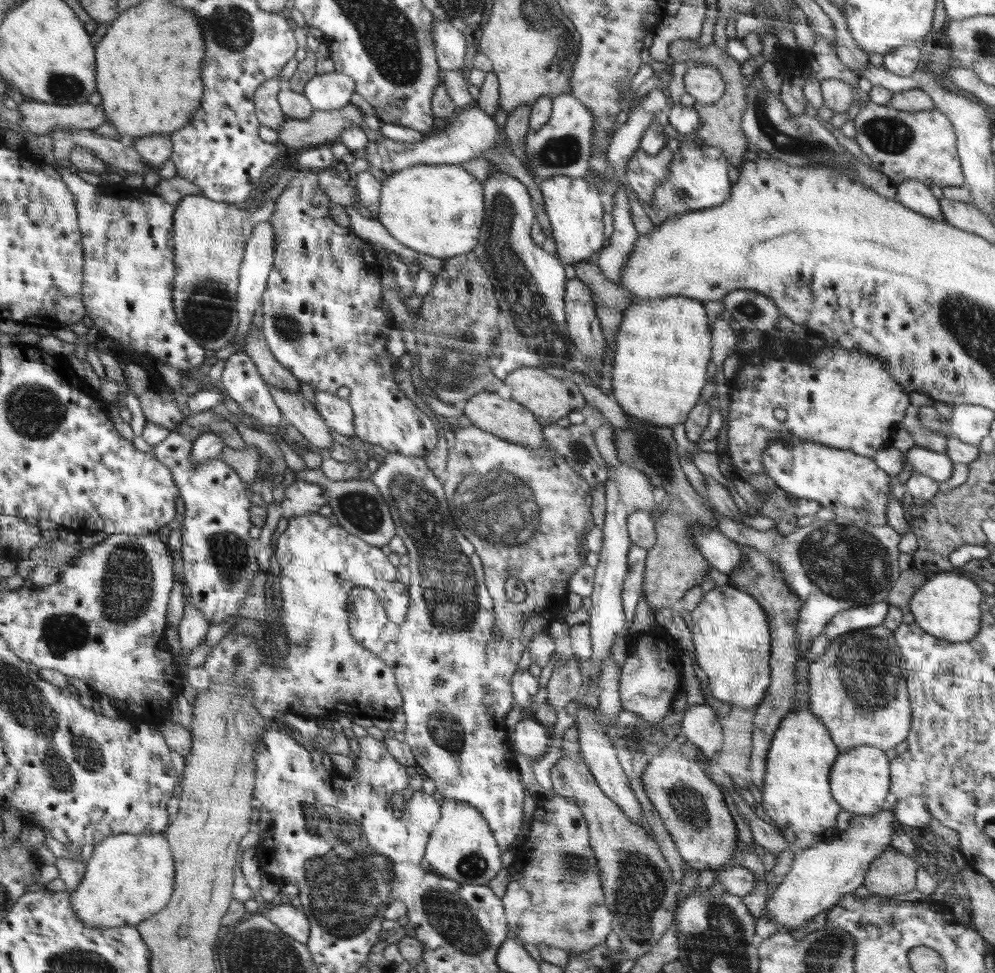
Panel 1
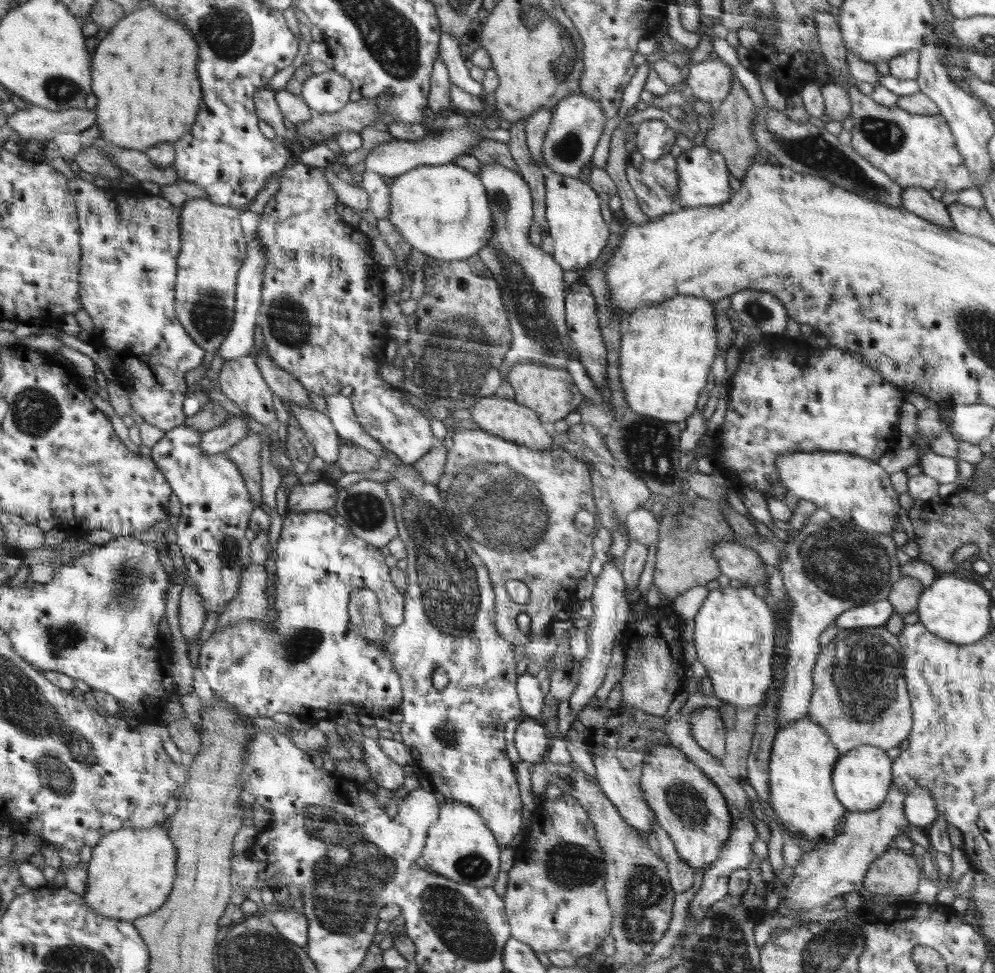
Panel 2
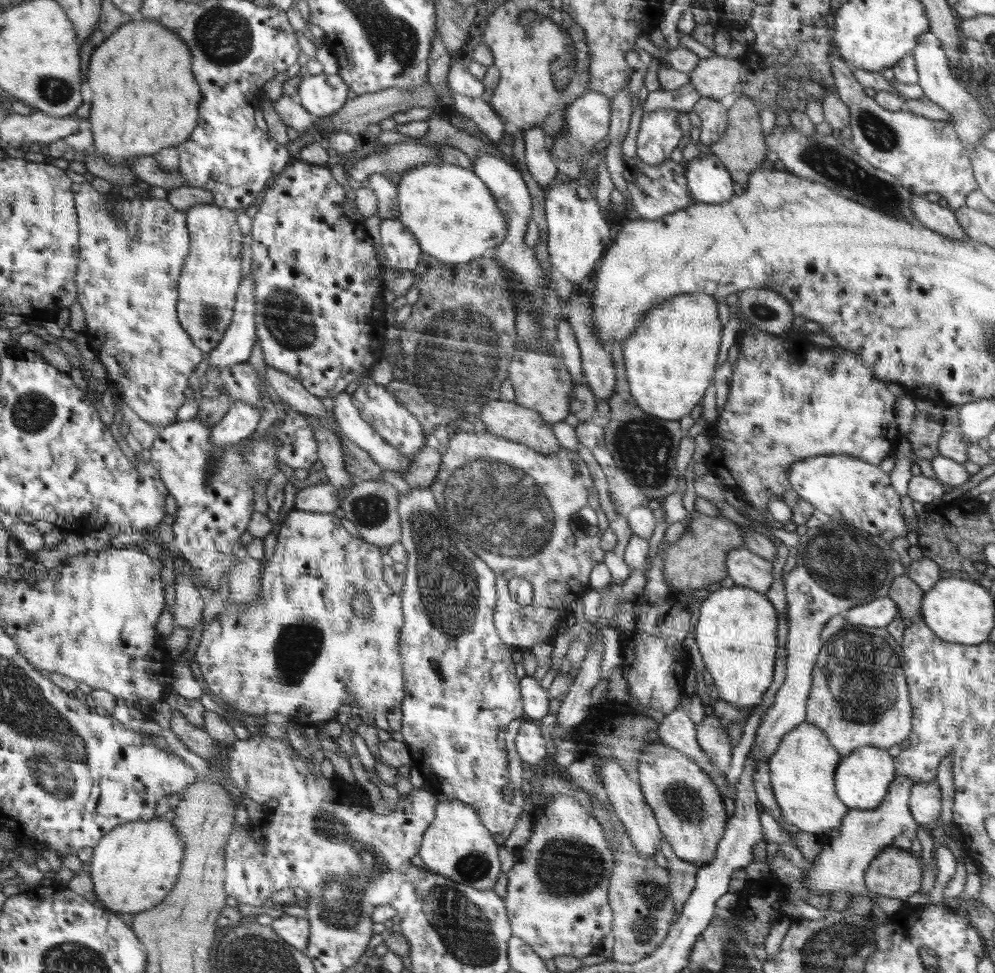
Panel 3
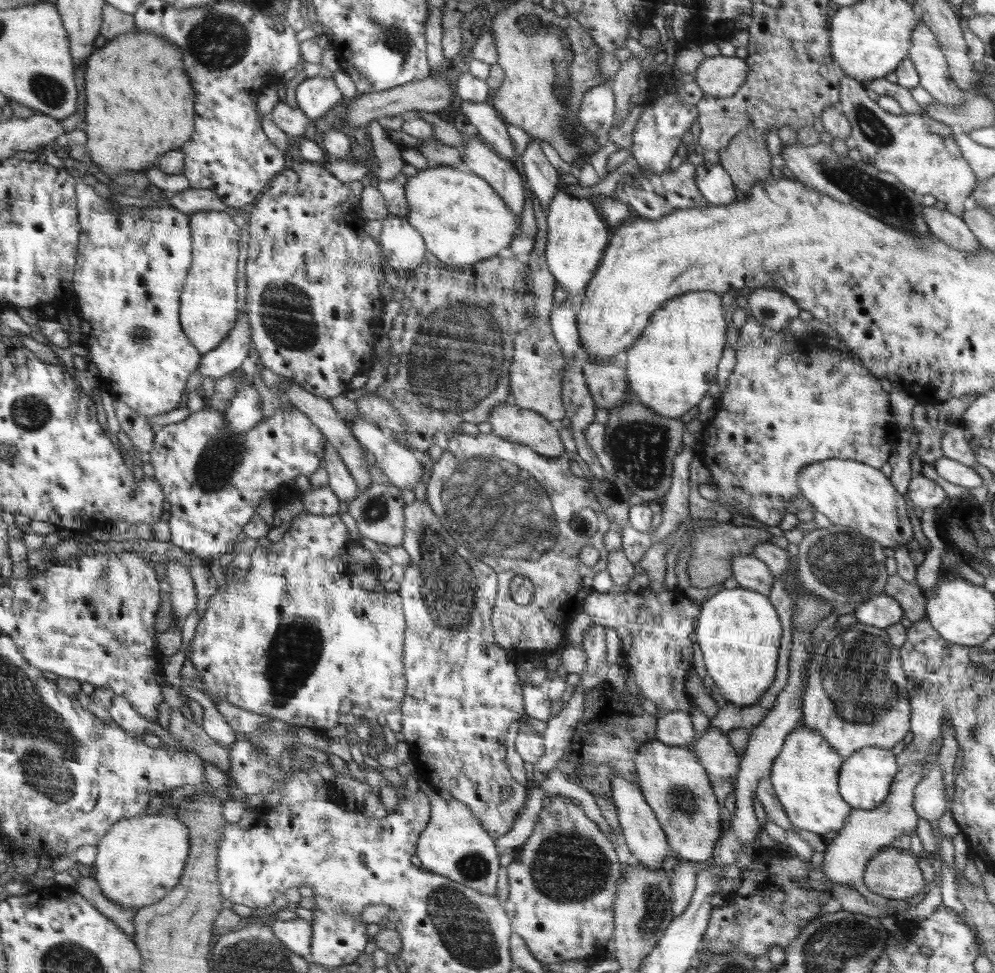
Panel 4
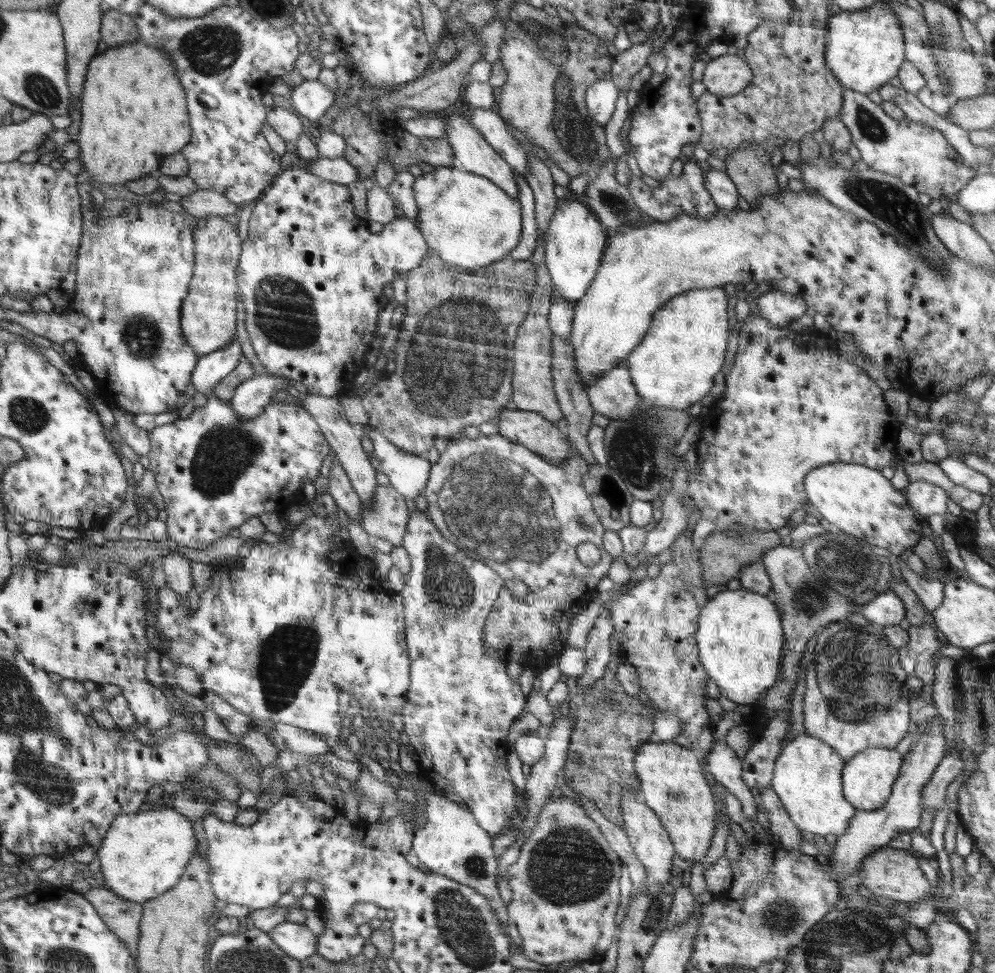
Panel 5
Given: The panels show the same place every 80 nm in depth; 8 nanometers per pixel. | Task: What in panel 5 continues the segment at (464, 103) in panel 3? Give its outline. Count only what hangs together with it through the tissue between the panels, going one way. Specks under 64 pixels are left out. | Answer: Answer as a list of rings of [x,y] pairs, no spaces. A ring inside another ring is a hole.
[[[472,107],[471,114],[469,121],[485,136],[486,143],[509,163],[513,171],[526,176],[529,171],[528,152],[513,138],[507,122],[496,110]]]

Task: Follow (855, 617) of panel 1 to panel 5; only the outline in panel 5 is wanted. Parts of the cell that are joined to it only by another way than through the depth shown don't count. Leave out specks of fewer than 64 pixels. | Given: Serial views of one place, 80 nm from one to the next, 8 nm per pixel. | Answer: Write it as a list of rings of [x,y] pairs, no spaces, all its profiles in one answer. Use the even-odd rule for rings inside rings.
[[[887,591],[864,605],[861,613],[868,623],[875,623],[884,628],[900,625],[906,617],[906,608],[896,594]]]

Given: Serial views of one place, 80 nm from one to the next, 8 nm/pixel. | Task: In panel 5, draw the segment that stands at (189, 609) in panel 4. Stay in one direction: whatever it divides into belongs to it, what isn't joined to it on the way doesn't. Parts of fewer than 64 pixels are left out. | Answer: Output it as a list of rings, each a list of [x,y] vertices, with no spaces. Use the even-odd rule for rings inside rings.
[[[178,553],[168,554],[160,560],[162,570],[166,574],[167,585],[176,595],[188,598],[188,593],[193,587],[191,577],[191,561]]]

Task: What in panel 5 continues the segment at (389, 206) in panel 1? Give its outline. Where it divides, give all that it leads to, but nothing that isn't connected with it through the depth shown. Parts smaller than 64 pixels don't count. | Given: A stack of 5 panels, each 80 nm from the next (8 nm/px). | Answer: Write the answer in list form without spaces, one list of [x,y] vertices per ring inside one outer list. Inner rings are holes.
[[[454,166],[452,167],[435,167],[433,172],[422,173],[416,177],[413,184],[414,199],[417,200],[418,218],[415,219],[417,226],[424,234],[425,241],[428,243],[429,248],[433,248],[441,258],[446,262],[459,267],[460,269],[470,270],[484,270],[486,267],[495,267],[496,262],[502,260],[507,252],[512,252],[516,248],[518,241],[521,240],[521,224],[522,224],[522,206],[518,203],[518,198],[512,199],[510,195],[506,194],[497,183],[490,182],[489,178],[484,178],[482,175],[474,174],[468,171],[460,171]]]

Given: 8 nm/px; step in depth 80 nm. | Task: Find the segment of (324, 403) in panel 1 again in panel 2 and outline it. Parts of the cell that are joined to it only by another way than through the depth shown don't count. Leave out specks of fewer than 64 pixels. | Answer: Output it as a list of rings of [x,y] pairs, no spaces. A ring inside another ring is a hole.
[[[337,394],[326,395],[324,400],[327,404],[327,415],[340,437],[355,443],[365,452],[369,451],[376,458],[384,453],[386,448],[376,438],[373,438],[358,421],[351,398]]]

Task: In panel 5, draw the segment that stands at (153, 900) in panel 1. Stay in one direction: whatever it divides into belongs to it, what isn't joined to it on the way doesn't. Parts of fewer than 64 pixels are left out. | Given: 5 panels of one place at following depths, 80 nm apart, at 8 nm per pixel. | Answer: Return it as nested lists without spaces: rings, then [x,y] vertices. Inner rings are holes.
[[[173,807],[120,814],[102,839],[97,856],[104,884],[124,900],[144,903],[170,890],[182,876],[196,848],[194,828]]]

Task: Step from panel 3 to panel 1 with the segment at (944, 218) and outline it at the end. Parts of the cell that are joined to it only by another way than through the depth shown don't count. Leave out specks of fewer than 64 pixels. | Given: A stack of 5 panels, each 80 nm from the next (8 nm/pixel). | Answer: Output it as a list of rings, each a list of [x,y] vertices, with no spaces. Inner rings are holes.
[[[914,179],[902,181],[897,185],[897,202],[909,210],[918,211],[918,214],[939,221],[945,221],[940,209],[940,203],[932,195],[929,186]]]

